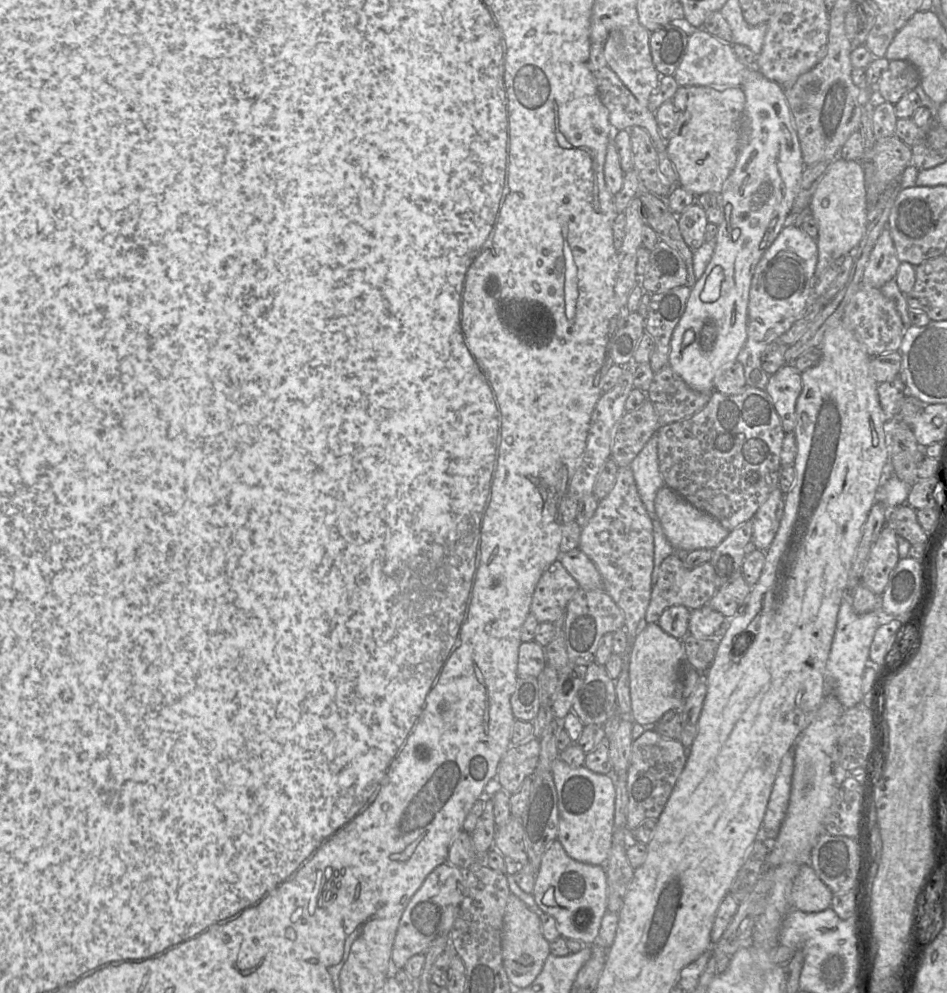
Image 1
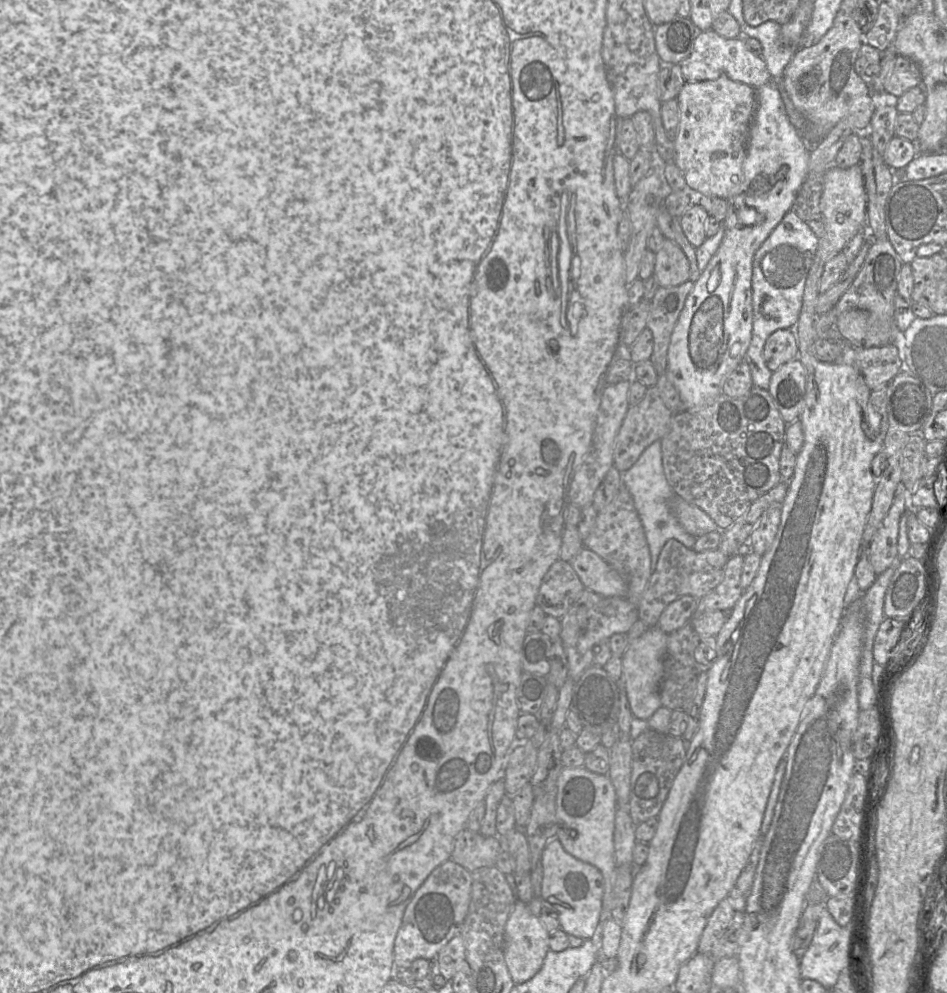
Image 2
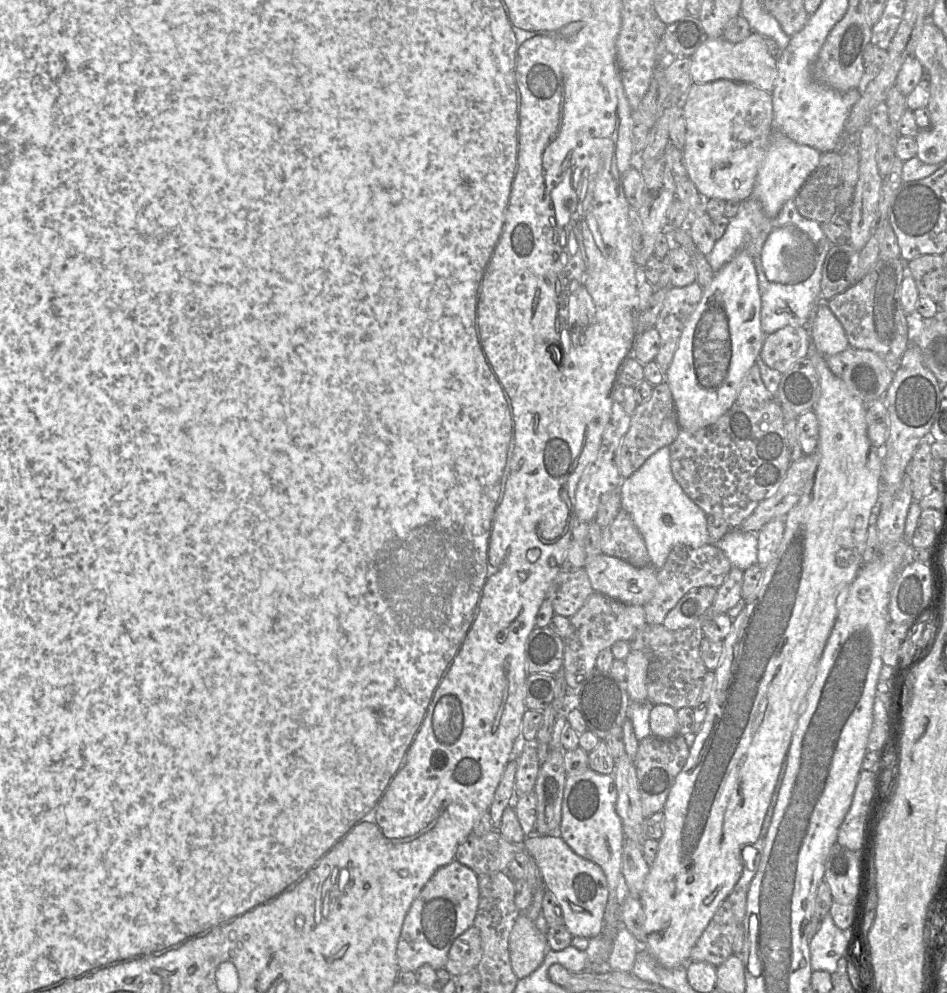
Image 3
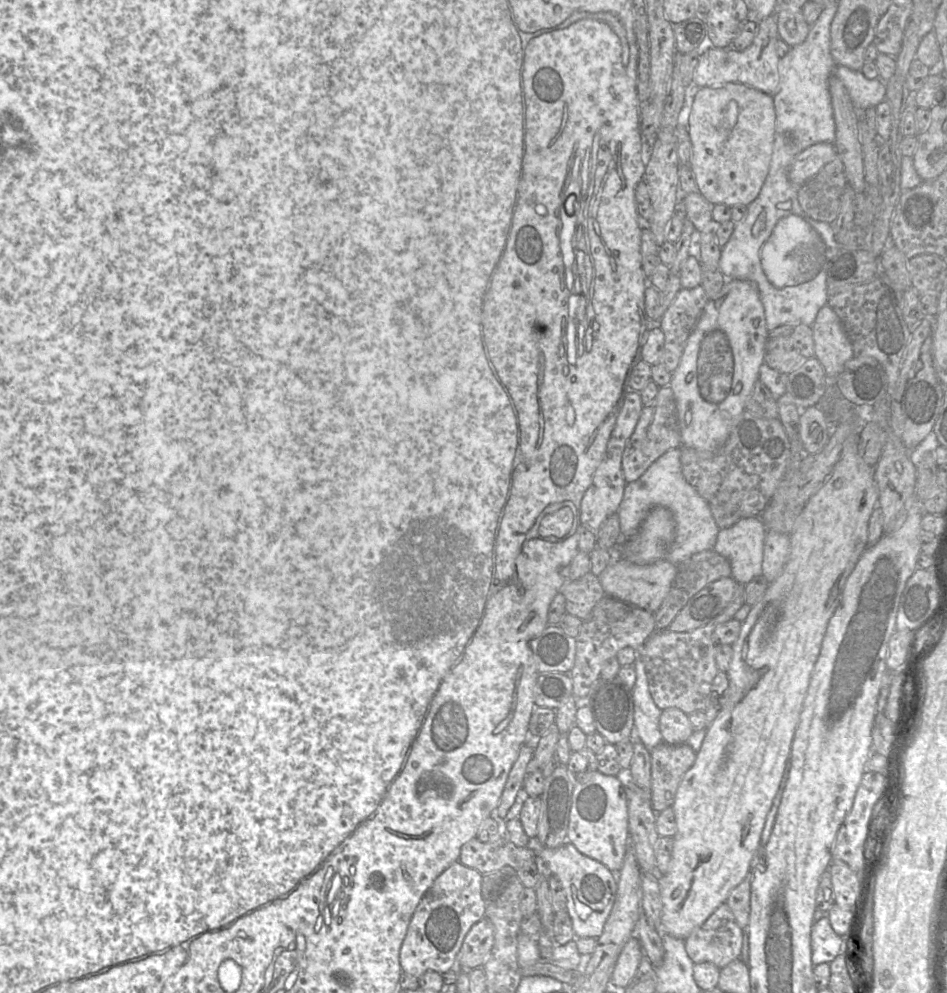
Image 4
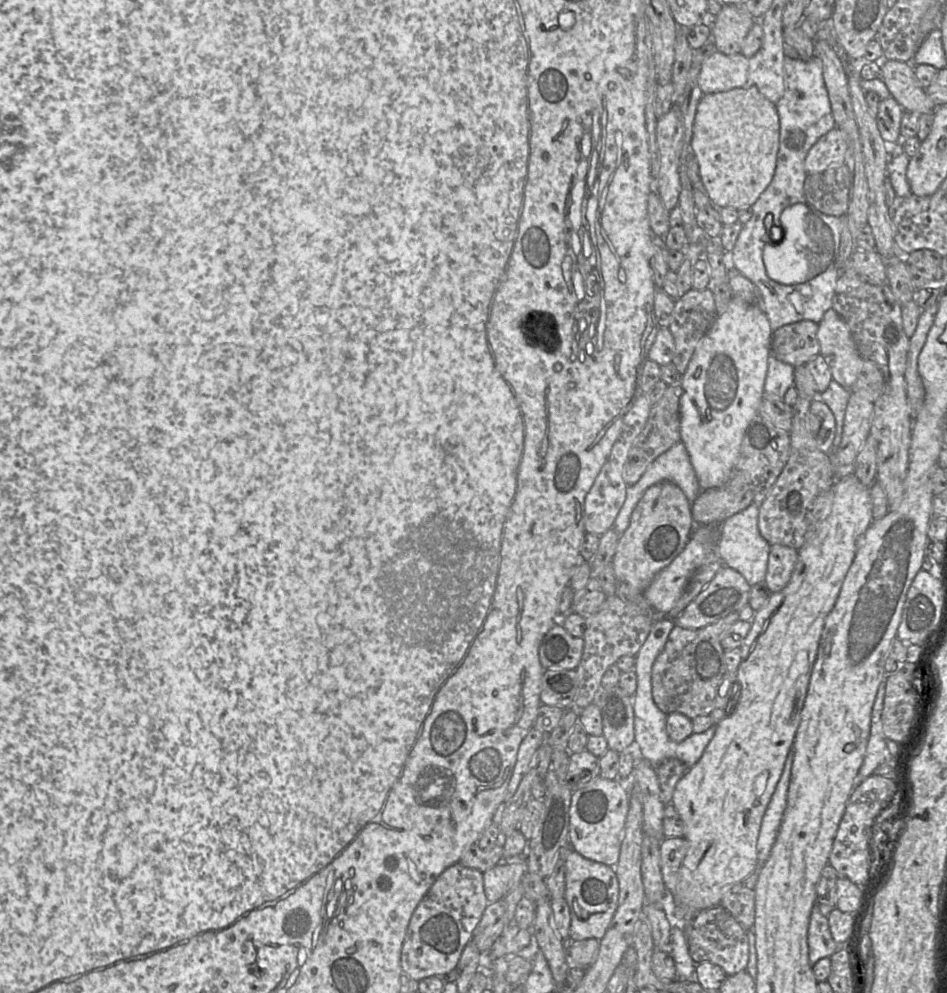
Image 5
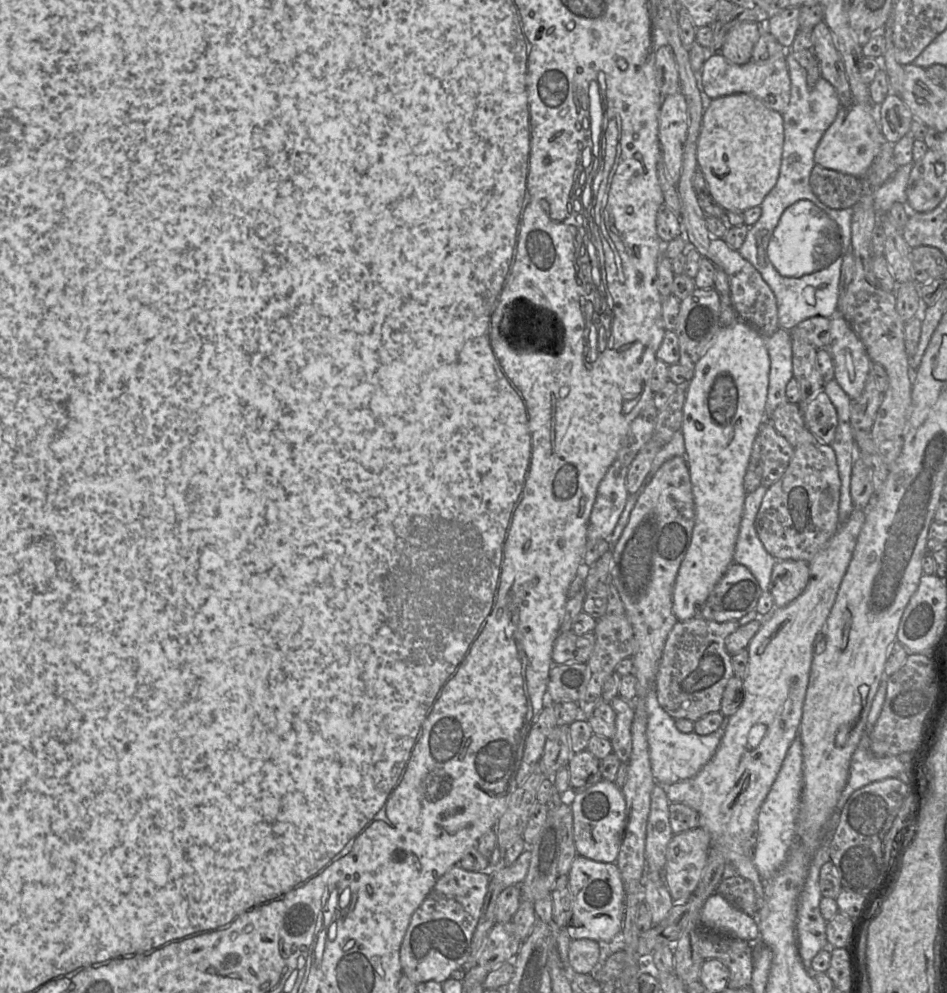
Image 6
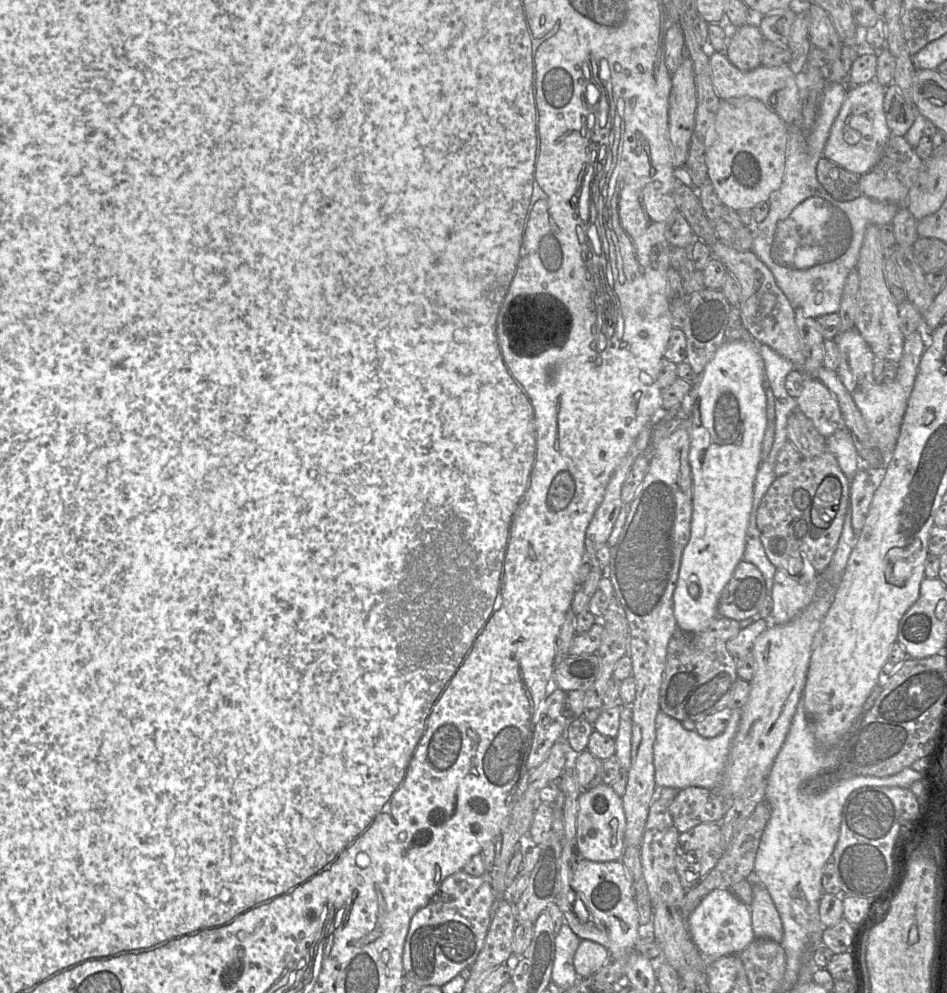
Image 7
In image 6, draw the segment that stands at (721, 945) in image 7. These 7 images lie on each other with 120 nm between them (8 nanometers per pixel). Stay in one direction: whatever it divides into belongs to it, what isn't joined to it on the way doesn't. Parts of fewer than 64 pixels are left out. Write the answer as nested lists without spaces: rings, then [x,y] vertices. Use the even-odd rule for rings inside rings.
[[[718,892],[706,900],[699,919],[701,923],[725,932],[728,937],[749,943],[761,941],[757,919],[737,908]]]

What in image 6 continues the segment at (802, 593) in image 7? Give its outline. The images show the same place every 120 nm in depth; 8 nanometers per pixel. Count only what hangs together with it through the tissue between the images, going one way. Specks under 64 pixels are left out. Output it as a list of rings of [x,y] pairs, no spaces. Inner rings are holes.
[[[775,560],[769,584],[774,608],[785,607],[796,599],[806,588],[809,578],[809,562]]]

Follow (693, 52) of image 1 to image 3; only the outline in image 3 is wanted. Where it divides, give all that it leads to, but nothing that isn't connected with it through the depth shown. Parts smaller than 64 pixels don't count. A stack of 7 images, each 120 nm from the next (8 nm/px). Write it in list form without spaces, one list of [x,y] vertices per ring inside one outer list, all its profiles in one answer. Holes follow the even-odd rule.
[[[754,31],[739,43],[729,42],[723,37],[707,37],[690,58],[690,76],[693,84],[727,79],[748,83],[771,93],[777,78],[777,57],[769,53],[764,36]]]

